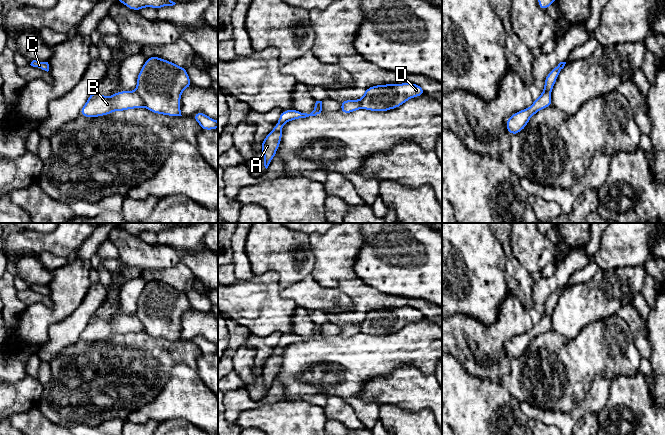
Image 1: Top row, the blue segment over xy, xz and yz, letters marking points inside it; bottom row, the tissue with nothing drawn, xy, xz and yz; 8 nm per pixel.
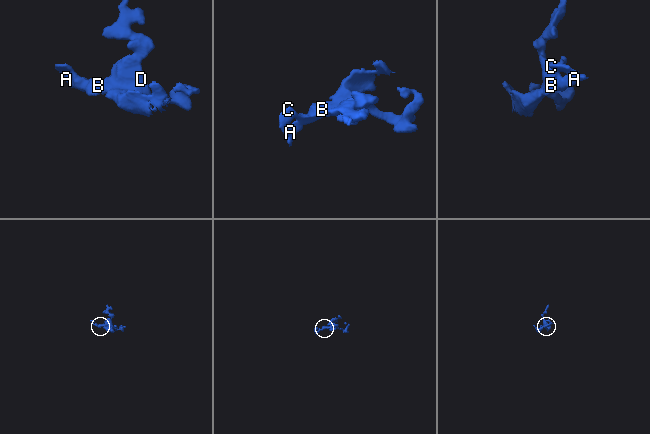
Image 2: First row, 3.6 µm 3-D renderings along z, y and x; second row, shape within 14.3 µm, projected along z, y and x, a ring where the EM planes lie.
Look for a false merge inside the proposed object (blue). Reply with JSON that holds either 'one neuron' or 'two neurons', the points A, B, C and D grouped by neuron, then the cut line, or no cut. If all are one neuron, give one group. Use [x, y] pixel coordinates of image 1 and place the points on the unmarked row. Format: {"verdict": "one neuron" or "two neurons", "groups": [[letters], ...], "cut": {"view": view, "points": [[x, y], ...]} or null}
{"verdict": "two neurons", "groups": [["A", "B", "C"], ["D"]], "cut": {"view": "xy", "points": [[135, 315], [141, 322], [144, 330]]}}

